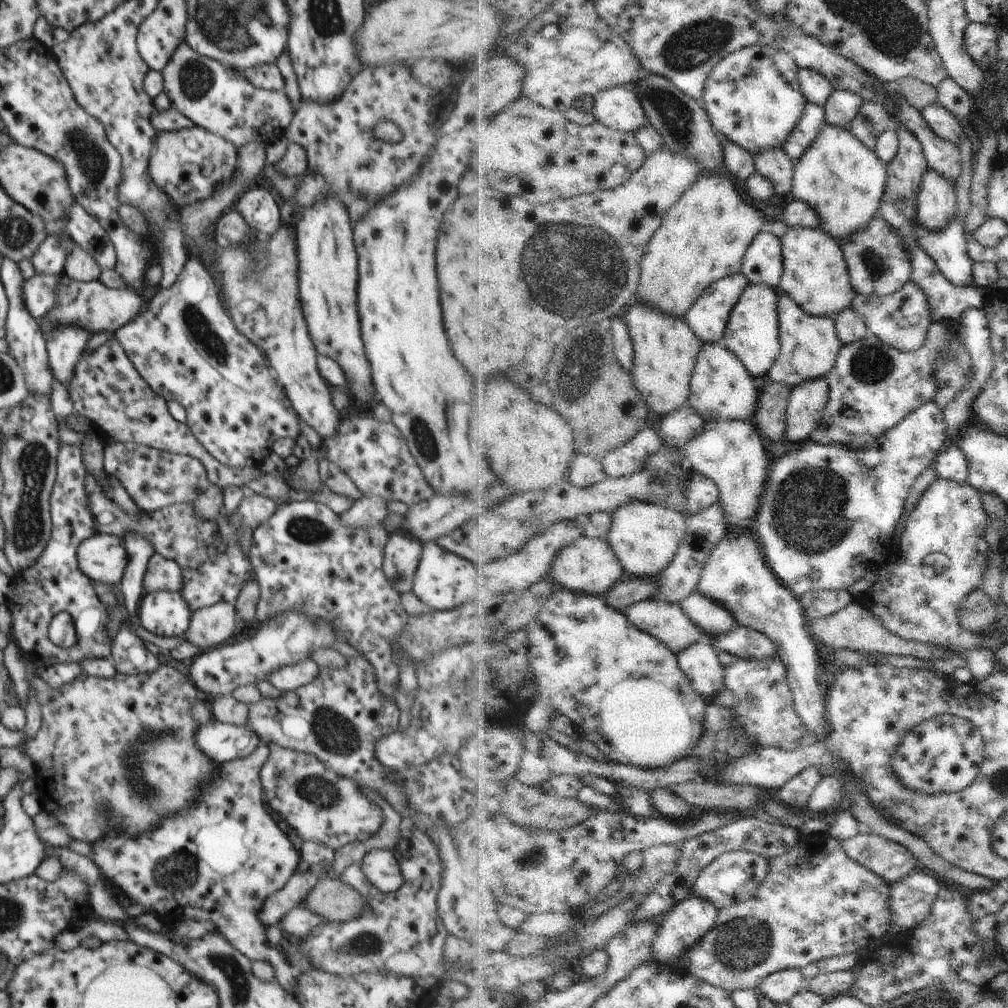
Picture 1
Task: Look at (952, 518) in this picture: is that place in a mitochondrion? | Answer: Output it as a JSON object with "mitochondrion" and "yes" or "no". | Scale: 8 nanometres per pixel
{"mitochondrion":"yes"}

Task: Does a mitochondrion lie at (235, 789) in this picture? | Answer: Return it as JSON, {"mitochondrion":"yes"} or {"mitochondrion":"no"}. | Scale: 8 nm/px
{"mitochondrion":"no"}

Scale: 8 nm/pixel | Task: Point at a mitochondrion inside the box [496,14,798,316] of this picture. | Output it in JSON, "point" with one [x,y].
{"point":[687,50]}

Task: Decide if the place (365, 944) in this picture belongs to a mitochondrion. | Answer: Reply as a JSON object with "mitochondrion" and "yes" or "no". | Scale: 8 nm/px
{"mitochondrion":"yes"}

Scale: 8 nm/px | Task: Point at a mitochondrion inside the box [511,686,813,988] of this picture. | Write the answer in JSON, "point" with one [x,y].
{"point":[745,944]}

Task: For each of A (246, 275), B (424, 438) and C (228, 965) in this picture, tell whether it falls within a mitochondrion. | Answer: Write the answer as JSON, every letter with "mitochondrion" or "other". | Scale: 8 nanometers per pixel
{"A":"mitochondrion","B":"mitochondrion","C":"mitochondrion"}

